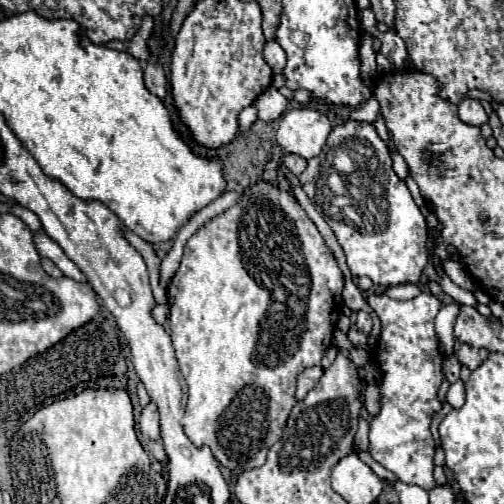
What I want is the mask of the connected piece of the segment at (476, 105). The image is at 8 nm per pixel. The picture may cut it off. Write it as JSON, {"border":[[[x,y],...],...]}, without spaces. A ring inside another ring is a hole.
{"border":[[[463,99],[459,103],[459,117],[467,123],[467,125],[485,125],[487,123],[487,113],[481,105],[481,101],[477,99]]]}

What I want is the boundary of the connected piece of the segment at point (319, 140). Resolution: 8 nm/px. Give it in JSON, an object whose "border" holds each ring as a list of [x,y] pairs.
{"border":[[[291,109],[281,119],[277,143],[285,153],[311,159],[321,153],[329,133],[331,125],[323,113],[313,109]]]}

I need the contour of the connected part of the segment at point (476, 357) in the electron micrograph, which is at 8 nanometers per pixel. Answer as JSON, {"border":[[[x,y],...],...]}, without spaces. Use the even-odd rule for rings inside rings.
{"border":[[[463,343],[461,349],[457,351],[457,355],[459,355],[459,361],[463,365],[467,365],[469,369],[477,369],[487,359],[489,351],[487,349],[477,349],[477,347],[471,347],[471,345]]]}

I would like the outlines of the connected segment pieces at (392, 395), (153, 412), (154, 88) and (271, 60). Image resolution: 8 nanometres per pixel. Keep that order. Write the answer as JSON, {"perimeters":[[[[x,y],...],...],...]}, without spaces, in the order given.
{"perimeters":[[[[427,291],[409,301],[397,301],[385,293],[369,293],[369,305],[381,319],[381,335],[371,355],[381,371],[381,411],[371,419],[369,453],[399,481],[431,491],[435,487],[435,439],[429,427],[431,417],[443,407],[437,399],[437,391],[445,381],[443,353],[439,351],[435,335],[435,317],[441,309],[441,301]]],[[[149,403],[149,405],[141,411],[139,429],[141,429],[141,435],[143,435],[145,439],[151,439],[151,441],[159,441],[159,439],[161,439],[159,411],[157,411],[157,405],[155,405],[155,403]]],[[[149,61],[147,67],[143,69],[145,73],[145,87],[157,95],[159,99],[163,99],[167,95],[167,79],[165,79],[165,73],[163,73],[163,67],[155,61]]],[[[267,41],[265,49],[263,49],[263,57],[265,57],[265,61],[271,65],[271,71],[273,71],[275,75],[283,71],[287,57],[285,57],[285,51],[283,51],[279,45],[275,45],[275,41]]]]}

